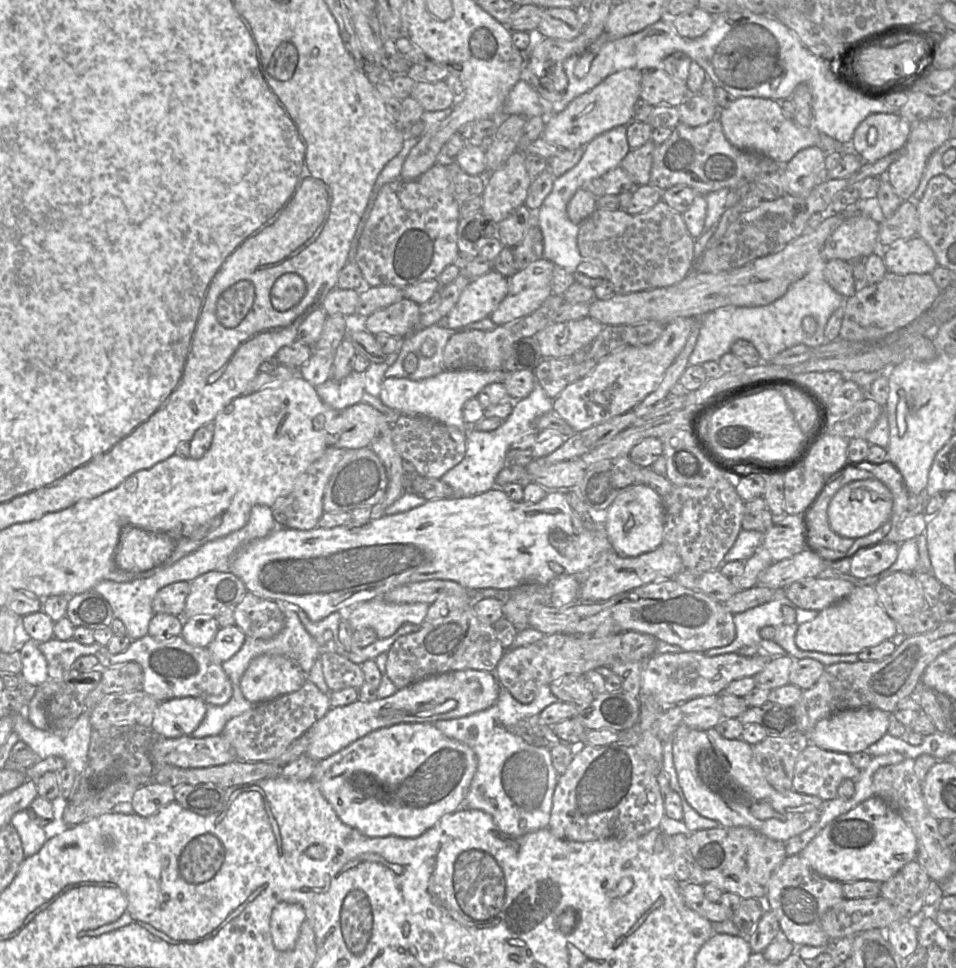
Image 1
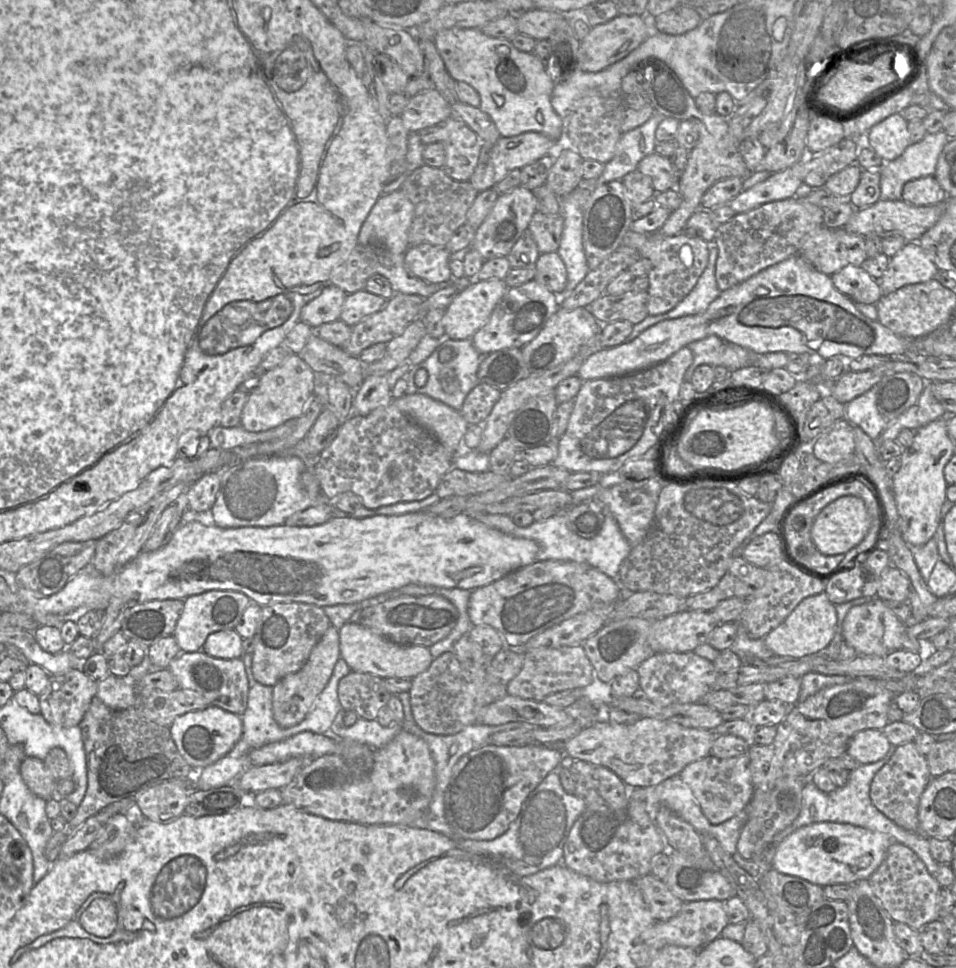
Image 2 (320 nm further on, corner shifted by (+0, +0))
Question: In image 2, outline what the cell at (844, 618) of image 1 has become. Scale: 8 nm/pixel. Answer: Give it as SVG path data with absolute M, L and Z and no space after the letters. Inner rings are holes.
M874 597L868 603L852 607L842 625L845 643L860 655L877 655L886 657L897 650L910 650L921 655L923 663L935 652L931 640L918 640L908 633L908 625L902 622L887 606Z

